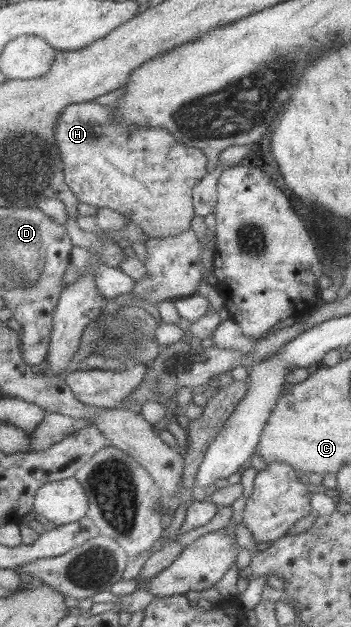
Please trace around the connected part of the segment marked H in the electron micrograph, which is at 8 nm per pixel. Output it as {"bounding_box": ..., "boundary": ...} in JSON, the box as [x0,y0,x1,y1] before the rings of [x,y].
{"bounding_box":[54,101,208,238],"boundary":[[[93,101],[72,103],[57,118],[54,125],[56,147],[64,165],[64,182],[81,203],[93,207],[109,207],[141,228],[148,238],[165,238],[190,229],[194,217],[191,189],[208,171],[206,155],[197,148],[177,143],[162,127],[141,126],[141,129],[112,121],[112,107]]]}

